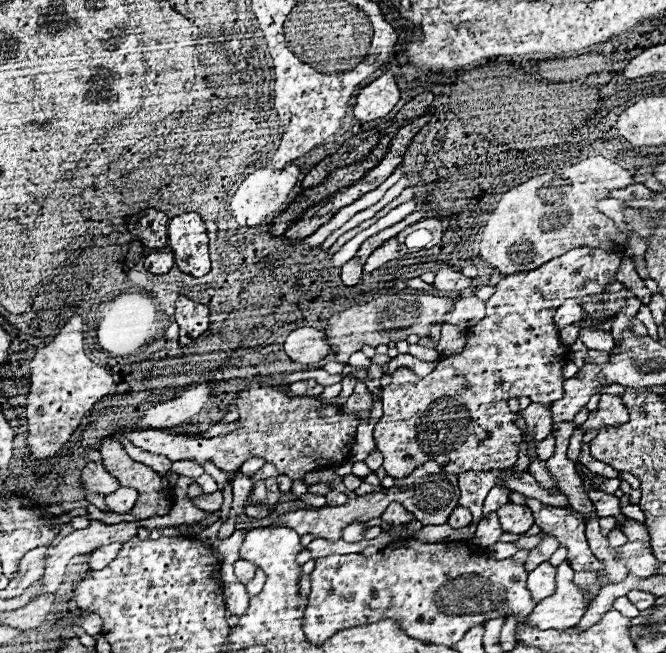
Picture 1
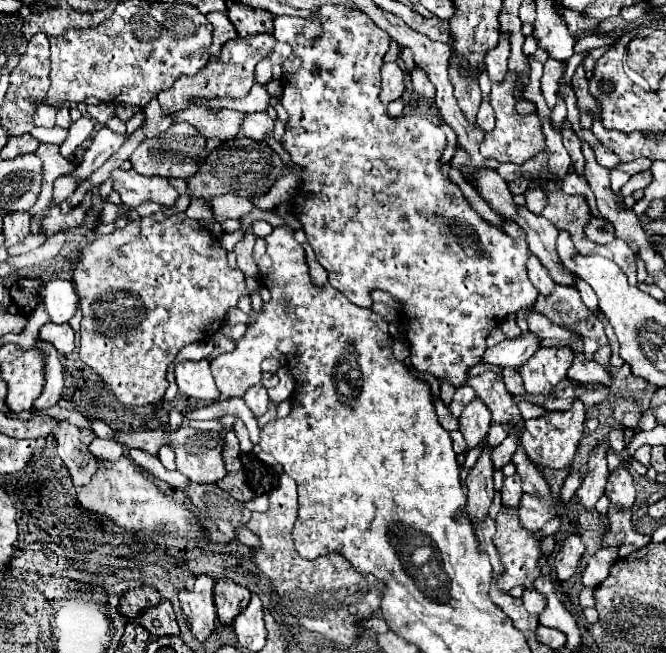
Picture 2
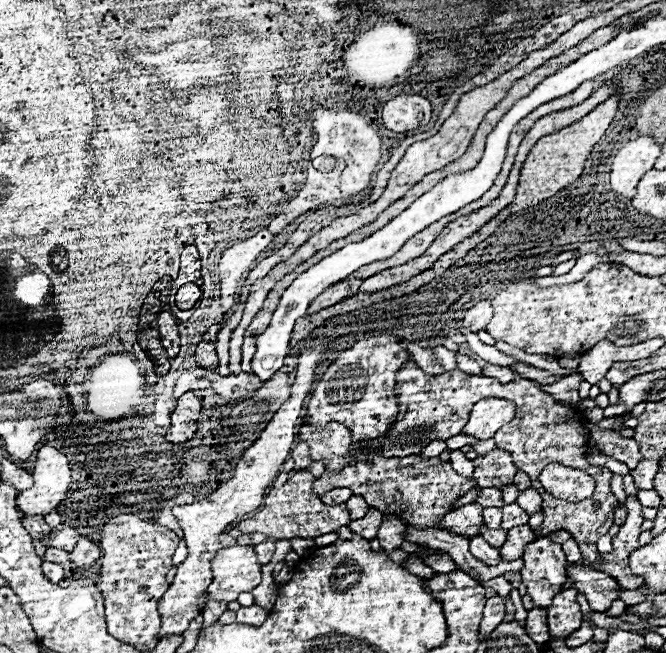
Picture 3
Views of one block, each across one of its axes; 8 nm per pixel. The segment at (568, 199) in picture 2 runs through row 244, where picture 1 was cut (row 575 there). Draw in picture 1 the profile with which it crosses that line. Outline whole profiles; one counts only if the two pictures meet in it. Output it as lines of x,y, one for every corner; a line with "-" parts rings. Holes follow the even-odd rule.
576,572
576,584
580,584
580,588
584,588
590,594
598,594
600,586
596,584
596,576
592,572

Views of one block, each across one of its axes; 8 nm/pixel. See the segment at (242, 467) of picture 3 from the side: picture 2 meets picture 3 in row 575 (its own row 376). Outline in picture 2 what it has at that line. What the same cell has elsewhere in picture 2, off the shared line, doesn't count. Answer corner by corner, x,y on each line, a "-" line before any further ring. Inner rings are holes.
186,360
178,364
174,372
176,372
176,384
182,396
208,400
208,402
218,400
220,392
210,374
208,360

